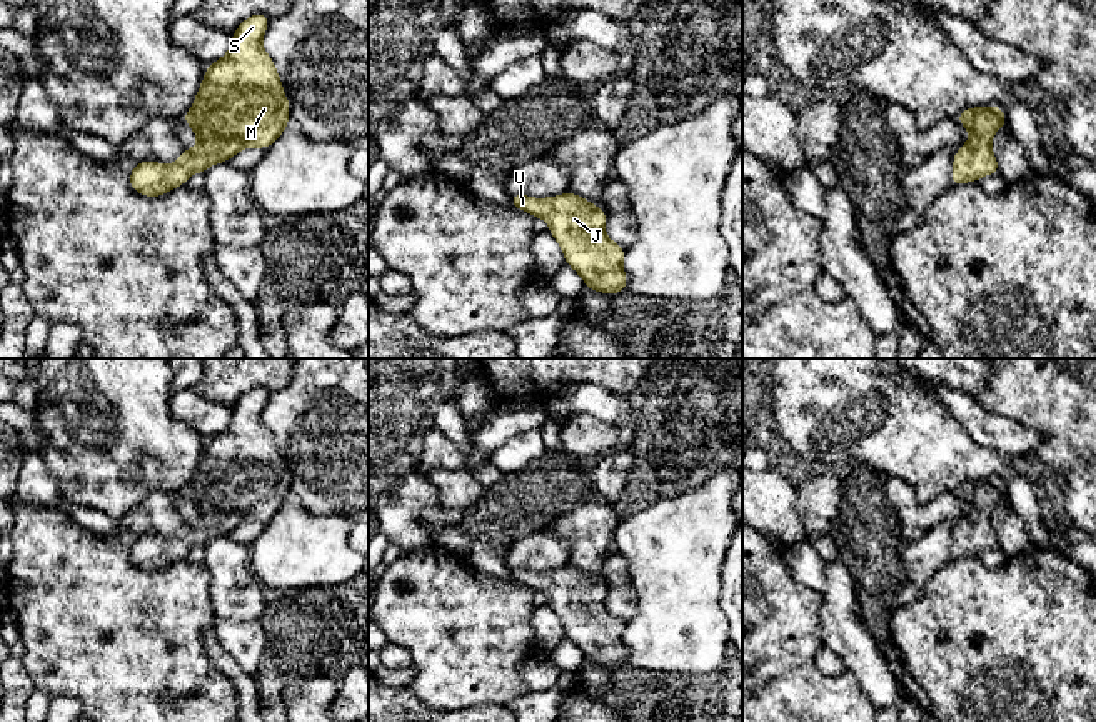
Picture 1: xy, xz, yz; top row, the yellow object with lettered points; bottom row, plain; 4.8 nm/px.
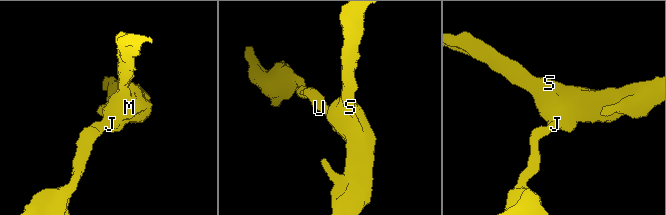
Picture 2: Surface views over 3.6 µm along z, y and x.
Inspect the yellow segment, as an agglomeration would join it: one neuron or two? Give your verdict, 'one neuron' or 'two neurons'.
one neuron

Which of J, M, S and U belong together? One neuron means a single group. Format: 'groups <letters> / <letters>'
groups J M S U

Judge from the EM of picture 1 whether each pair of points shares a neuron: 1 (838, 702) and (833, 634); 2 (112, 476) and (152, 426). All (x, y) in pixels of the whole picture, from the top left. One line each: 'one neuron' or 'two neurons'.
1: two neurons
2: one neuron

